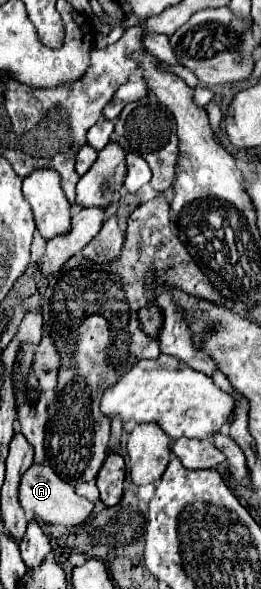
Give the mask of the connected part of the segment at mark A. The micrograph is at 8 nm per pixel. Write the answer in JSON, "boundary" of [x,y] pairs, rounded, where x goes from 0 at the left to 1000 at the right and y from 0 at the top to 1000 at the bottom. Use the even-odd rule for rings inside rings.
{"boundary":[[[130,786],[84,810],[77,810],[77,861],[107,871],[107,874],[138,874],[138,881],[169,885],[169,888],[222,888],[245,895],[291,895],[307,888],[330,885],[330,878],[352,871],[360,854],[337,851],[330,844],[291,840],[284,827],[261,823],[253,817],[238,817],[207,796],[176,786]]]}

